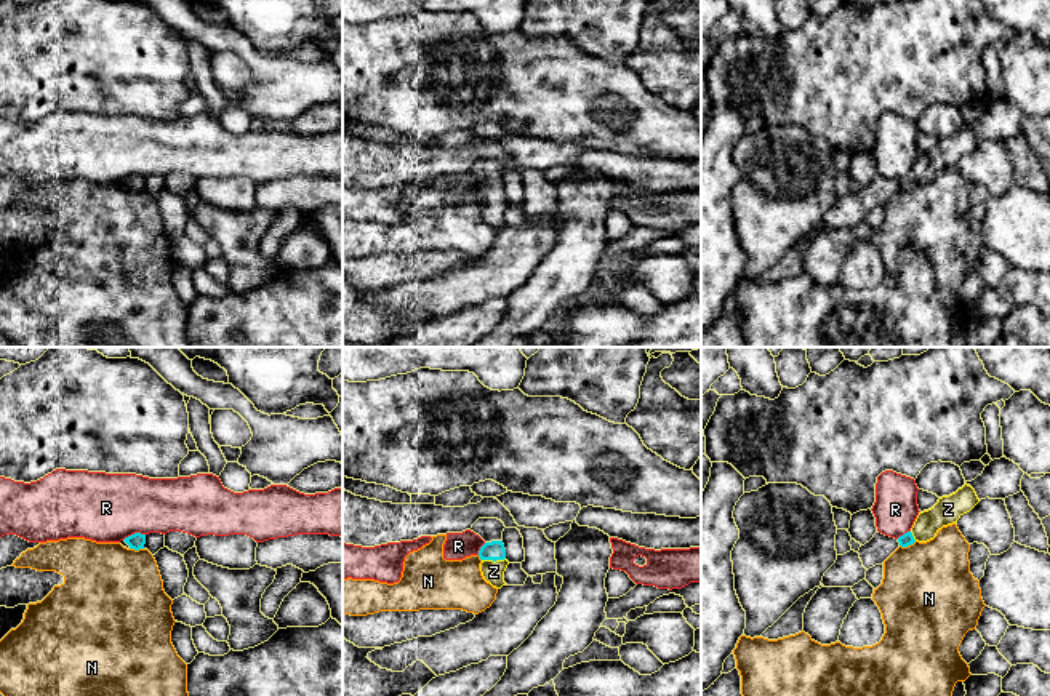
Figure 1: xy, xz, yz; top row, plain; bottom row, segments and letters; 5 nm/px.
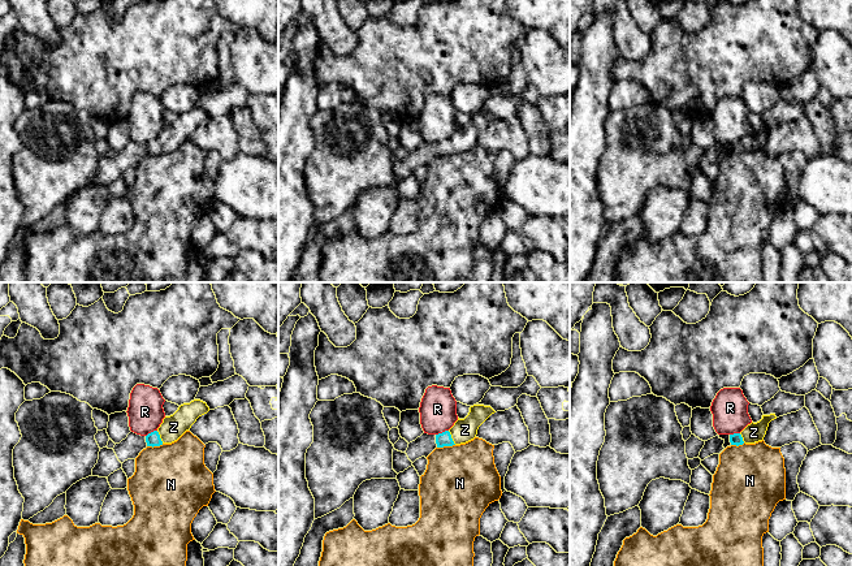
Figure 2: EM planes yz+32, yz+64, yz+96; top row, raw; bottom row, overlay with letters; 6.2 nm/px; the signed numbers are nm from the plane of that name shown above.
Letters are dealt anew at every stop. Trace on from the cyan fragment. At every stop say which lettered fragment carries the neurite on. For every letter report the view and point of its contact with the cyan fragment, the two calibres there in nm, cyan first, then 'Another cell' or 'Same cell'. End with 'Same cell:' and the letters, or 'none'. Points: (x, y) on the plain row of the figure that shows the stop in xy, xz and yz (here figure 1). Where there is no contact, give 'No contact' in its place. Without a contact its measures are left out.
N: Touches cyan at yz (908, 186). Thickness 70 nm (cyan) against 460 nm. Another cell
R: Touches cyan at xy (135, 175). Thickness 90 nm (cyan) against 360 nm. Another cell
Z: Touches cyan at xz (493, 202). Thickness 100 nm (cyan) against 110 nm. Same cell
Same cell: Z

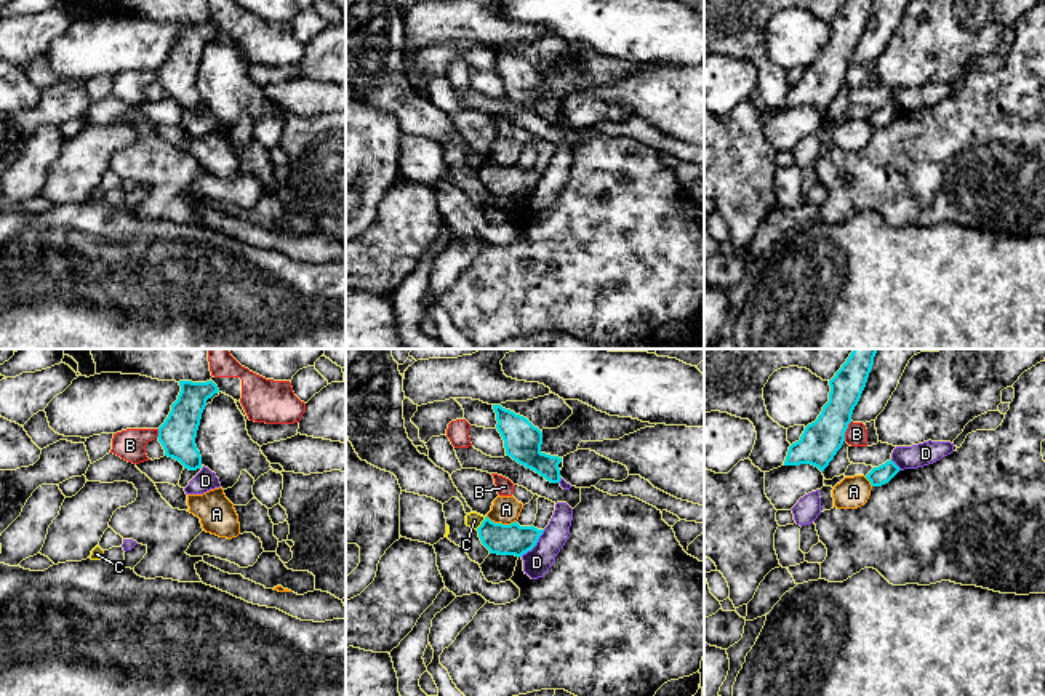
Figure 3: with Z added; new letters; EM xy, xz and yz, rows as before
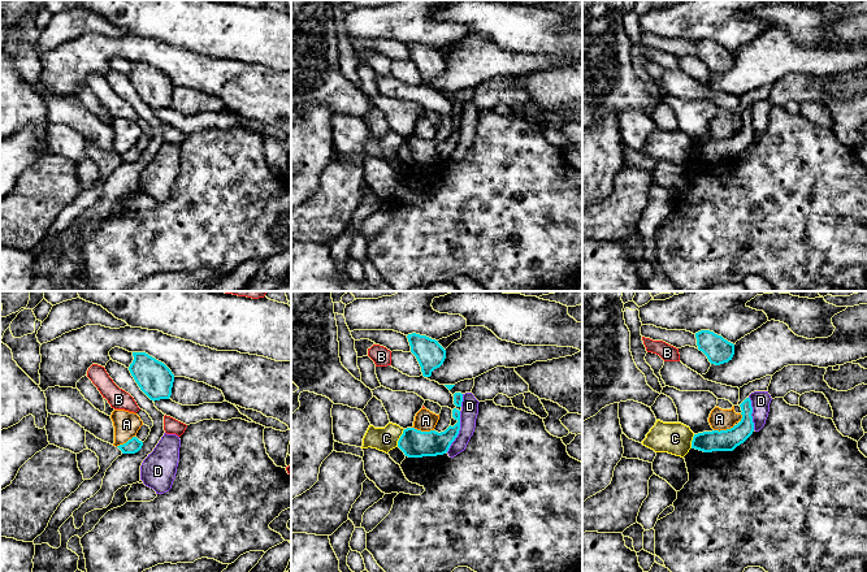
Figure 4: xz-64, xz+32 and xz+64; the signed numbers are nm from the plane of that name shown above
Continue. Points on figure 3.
A: Touches cyan at xz (501, 165). Thickness 160 nm (cyan) against 140 nm. Another cell
B: Touches cyan at yz (845, 72). Thickness 200 nm (cyan) against 110 nm. Another cell
C: Touches cyan at xz (482, 165). Thickness 160 nm (cyan) against 80 nm. Another cell
D: Touches cyan at xz (535, 186). Thickness 160 nm (cyan) against 140 nm. Another cell
Same cell: none

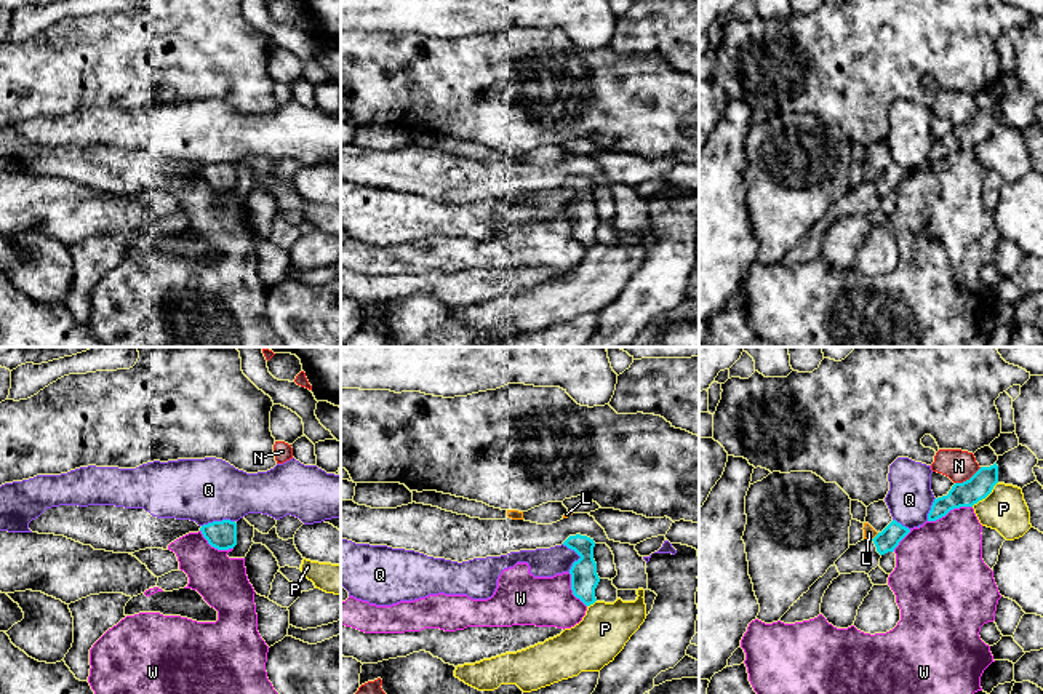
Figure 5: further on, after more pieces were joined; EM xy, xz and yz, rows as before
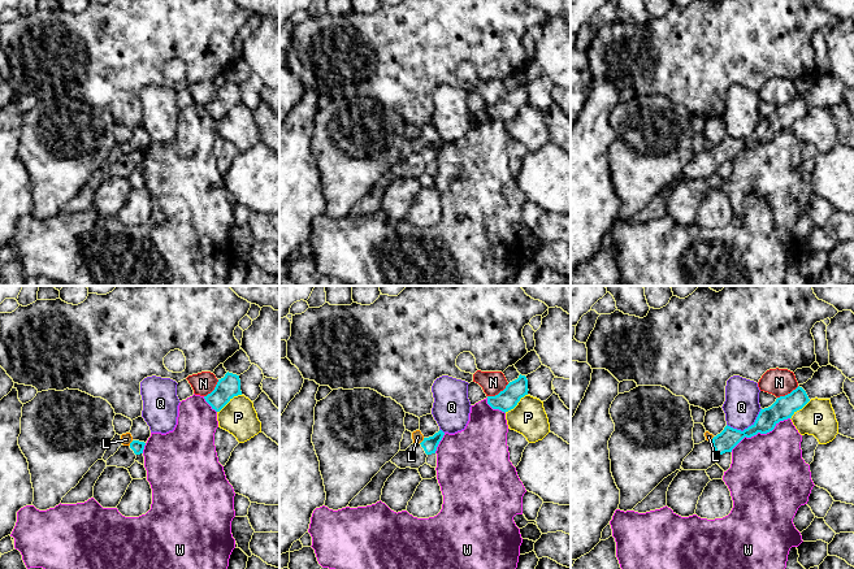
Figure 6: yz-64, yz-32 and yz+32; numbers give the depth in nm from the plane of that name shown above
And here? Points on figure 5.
L: Touches cyan at yz (875, 178). Thickness 110 nm (cyan) against 60 nm. Another cell
N: Touches cyan at yz (970, 120). Thickness 130 nm (cyan) against 160 nm. Another cell
P: Touches cyan at yz (986, 138). Thickness 130 nm (cyan) against 220 nm. Another cell
Q: Touches cyan at xz (578, 195). Thickness 140 nm (cyan) against 140 nm. Another cell
W: Touches cyan at yz (949, 152). Thickness 130 nm (cyan) against 400 nm. Another cell
Same cell: none

